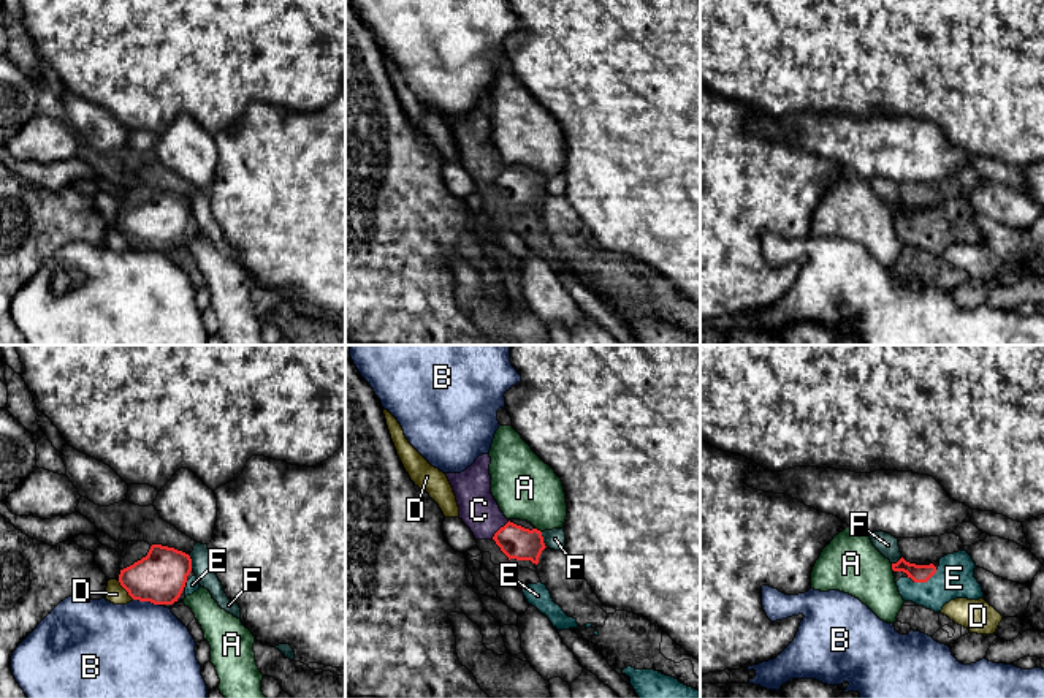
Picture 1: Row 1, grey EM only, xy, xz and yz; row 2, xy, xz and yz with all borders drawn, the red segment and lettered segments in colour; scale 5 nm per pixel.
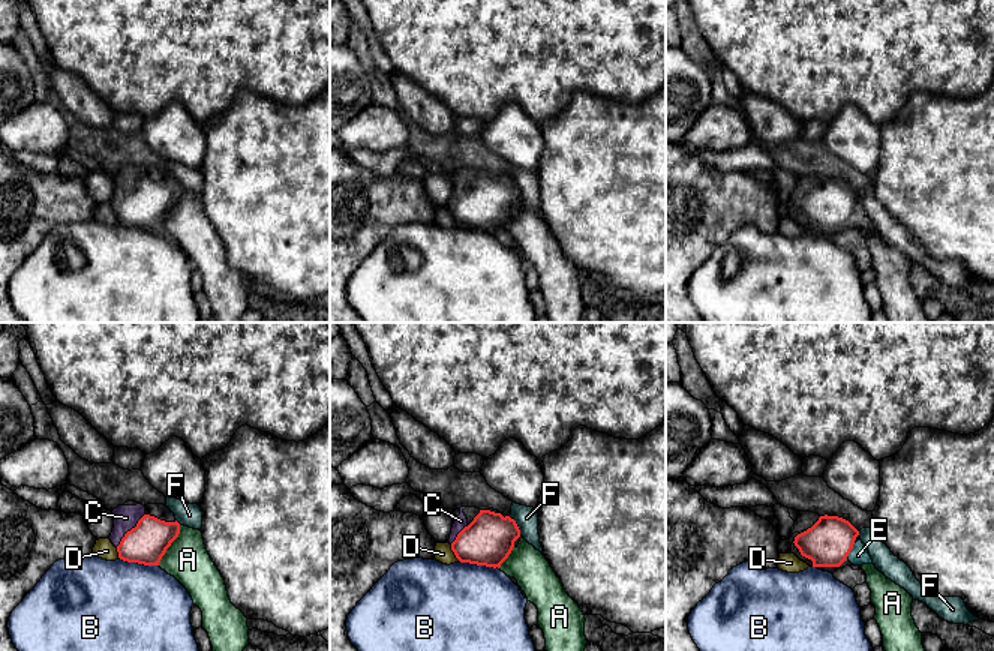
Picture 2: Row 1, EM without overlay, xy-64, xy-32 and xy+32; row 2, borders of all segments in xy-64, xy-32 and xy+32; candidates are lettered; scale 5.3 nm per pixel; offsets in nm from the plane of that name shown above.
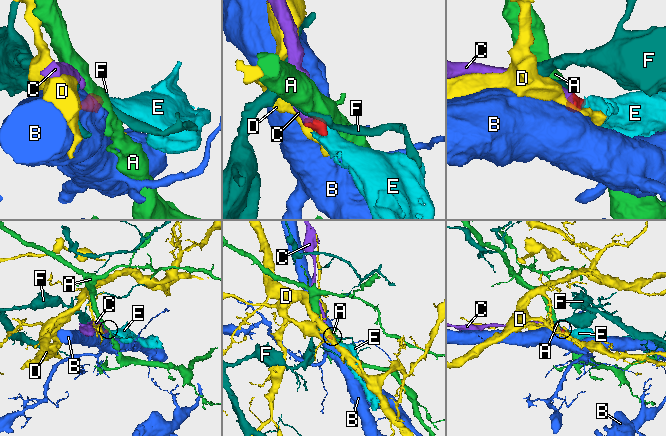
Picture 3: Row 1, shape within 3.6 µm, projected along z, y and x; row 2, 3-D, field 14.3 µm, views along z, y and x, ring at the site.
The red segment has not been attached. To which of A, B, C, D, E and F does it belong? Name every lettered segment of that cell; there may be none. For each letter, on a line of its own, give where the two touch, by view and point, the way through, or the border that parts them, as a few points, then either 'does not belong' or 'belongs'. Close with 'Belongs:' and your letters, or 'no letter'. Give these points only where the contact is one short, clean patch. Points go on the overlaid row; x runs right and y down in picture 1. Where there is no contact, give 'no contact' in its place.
A: contact yz (892, 567); border yz (891, 564), (894, 570); does not belong
B: contact xy (146, 600); border xy (133, 599), (159, 605); does not belong
C: contact xz (499, 529); way xz (515, 542), (499, 529), (479, 510); belongs
D: contact xy (125, 589); border xy (118, 581), (133, 599); does not belong
E: contact yz (922, 581); way yz (919, 573), (922, 581), (951, 581), (954, 578); belongs
F: contact xz (542, 540); border xz (541, 532), (542, 542), (547, 546); does not belong
Belongs: C, E

